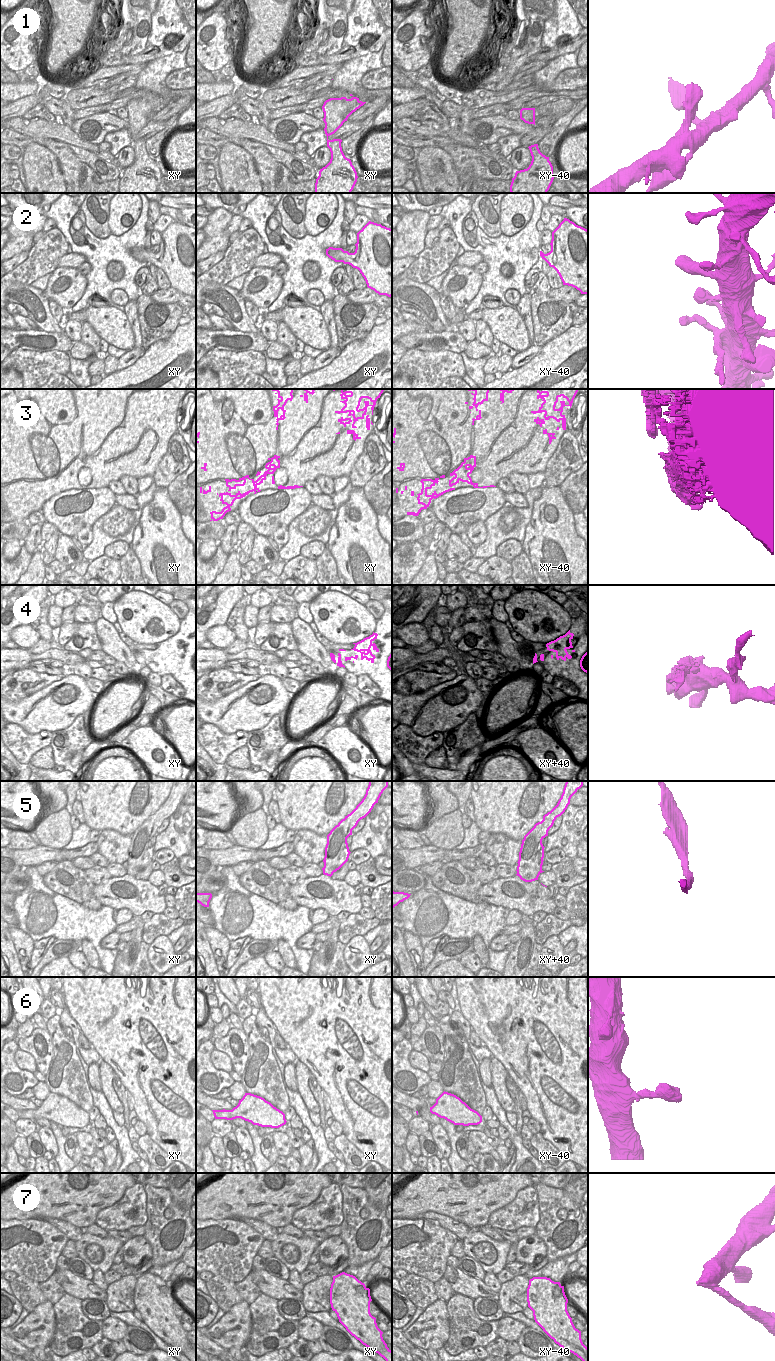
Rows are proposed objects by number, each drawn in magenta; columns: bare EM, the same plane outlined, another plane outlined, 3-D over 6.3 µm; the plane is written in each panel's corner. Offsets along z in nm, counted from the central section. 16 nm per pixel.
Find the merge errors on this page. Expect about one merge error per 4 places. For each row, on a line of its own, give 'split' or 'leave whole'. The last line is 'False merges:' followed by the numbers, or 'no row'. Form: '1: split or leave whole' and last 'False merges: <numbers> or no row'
1: leave whole
2: leave whole
3: leave whole
4: leave whole
5: split
6: leave whole
7: split
False merges: 5, 7

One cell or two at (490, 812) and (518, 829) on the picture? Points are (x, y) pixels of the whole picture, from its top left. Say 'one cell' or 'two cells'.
one cell

